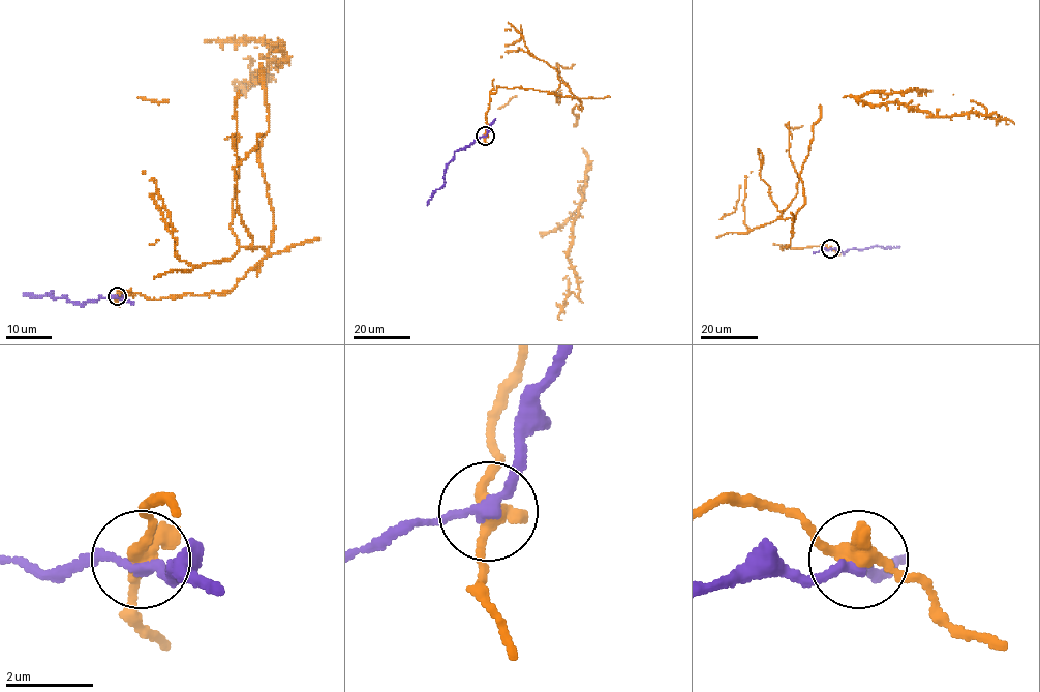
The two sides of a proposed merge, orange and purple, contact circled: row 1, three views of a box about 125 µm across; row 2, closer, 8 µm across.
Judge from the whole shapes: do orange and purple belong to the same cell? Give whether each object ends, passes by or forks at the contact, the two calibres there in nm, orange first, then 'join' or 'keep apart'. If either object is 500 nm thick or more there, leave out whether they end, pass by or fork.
orange passes by; purple passes by; calibres 380 and 240 nm; keep apart

